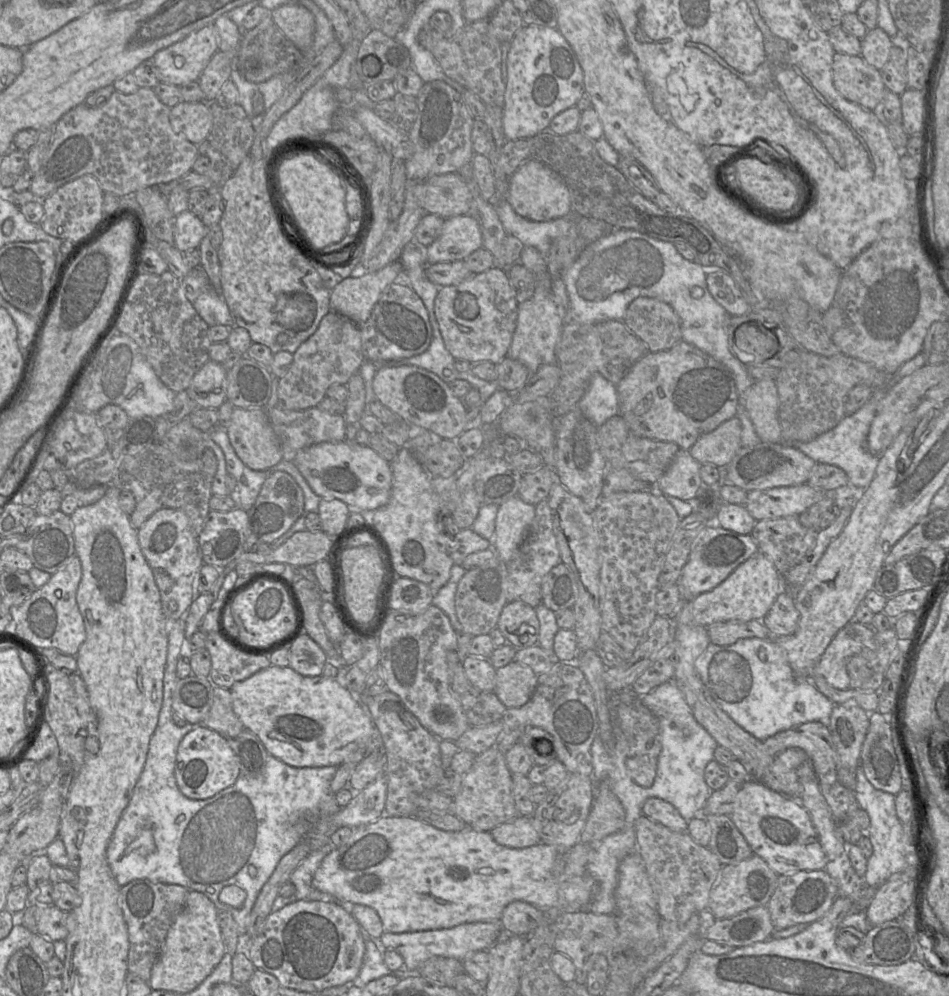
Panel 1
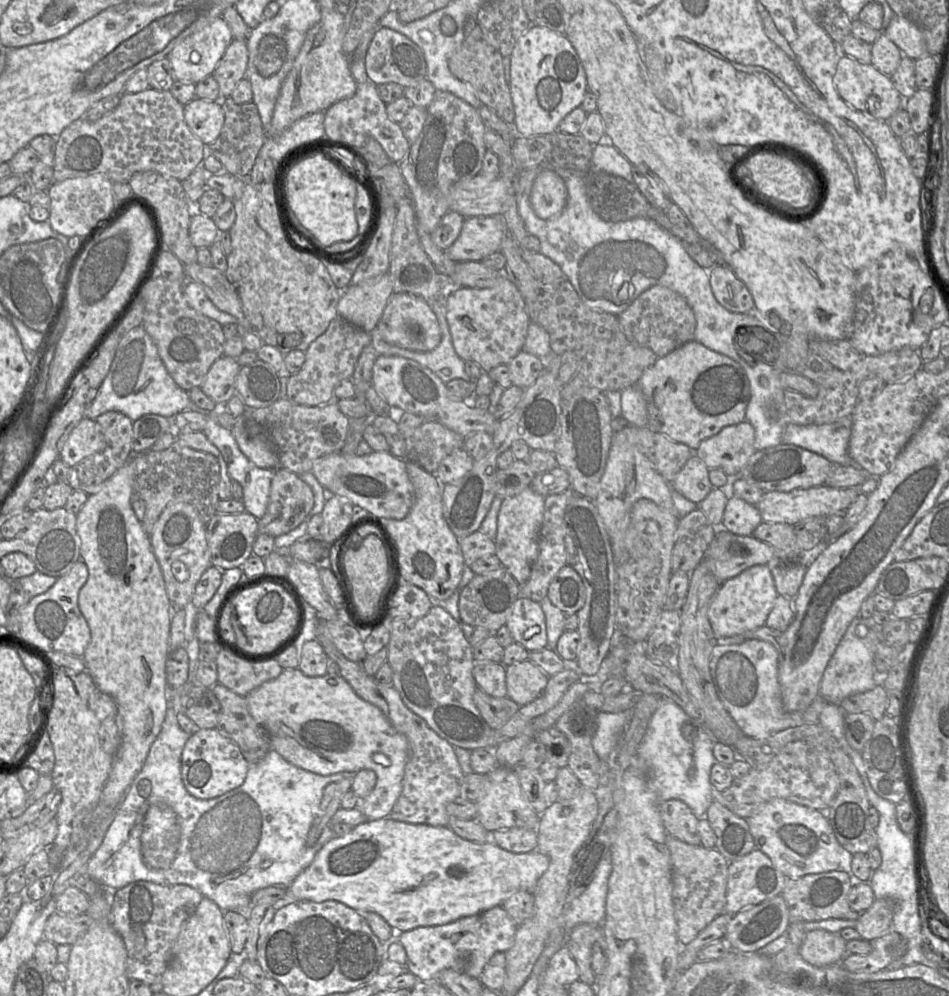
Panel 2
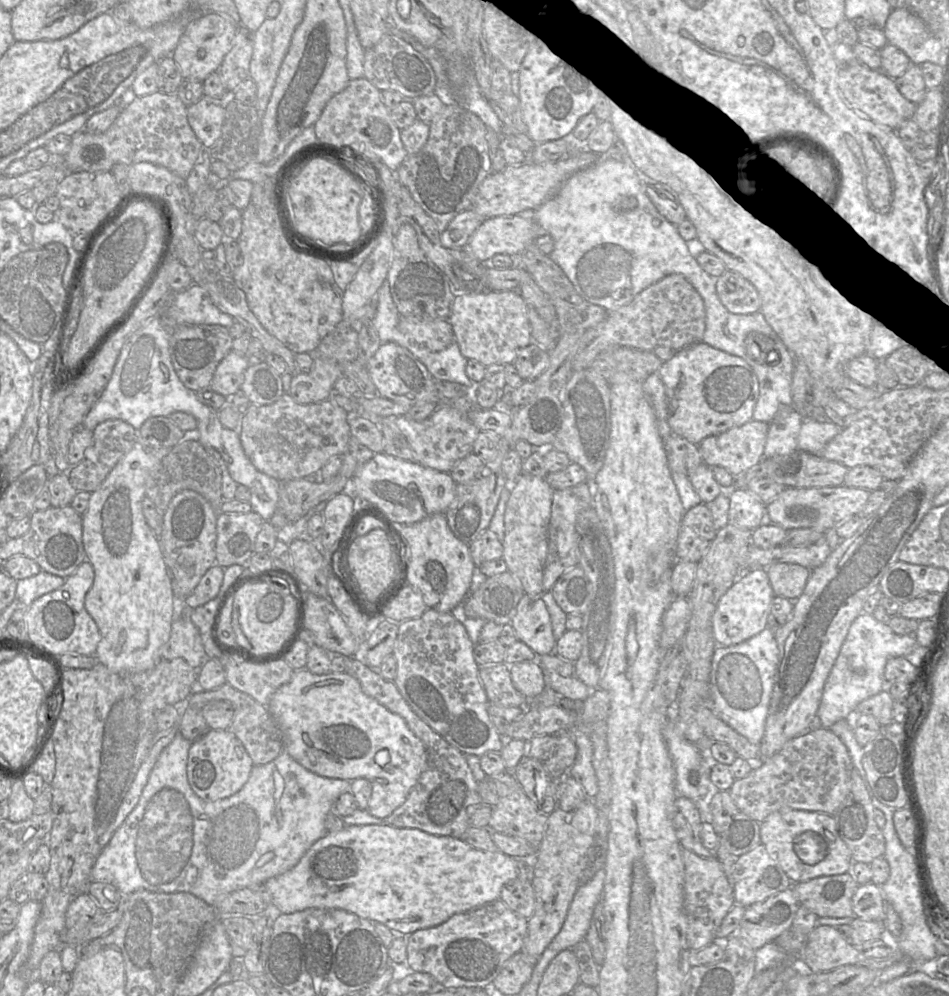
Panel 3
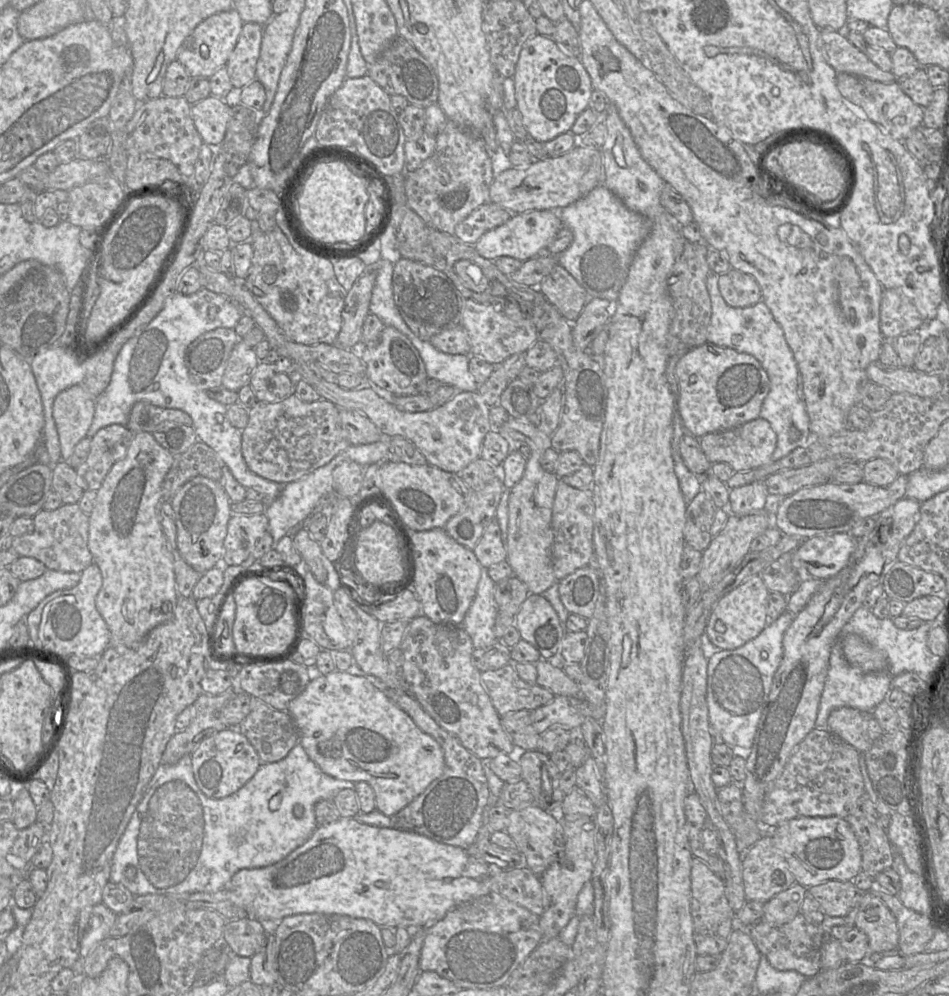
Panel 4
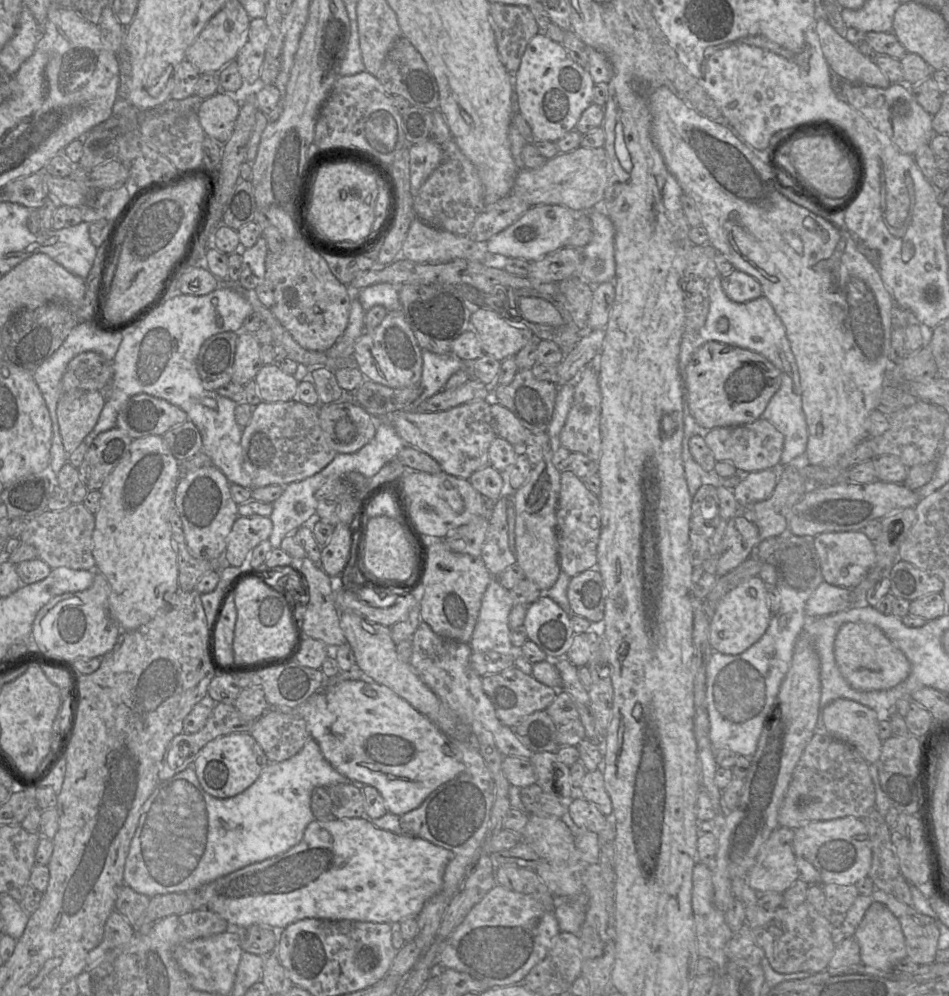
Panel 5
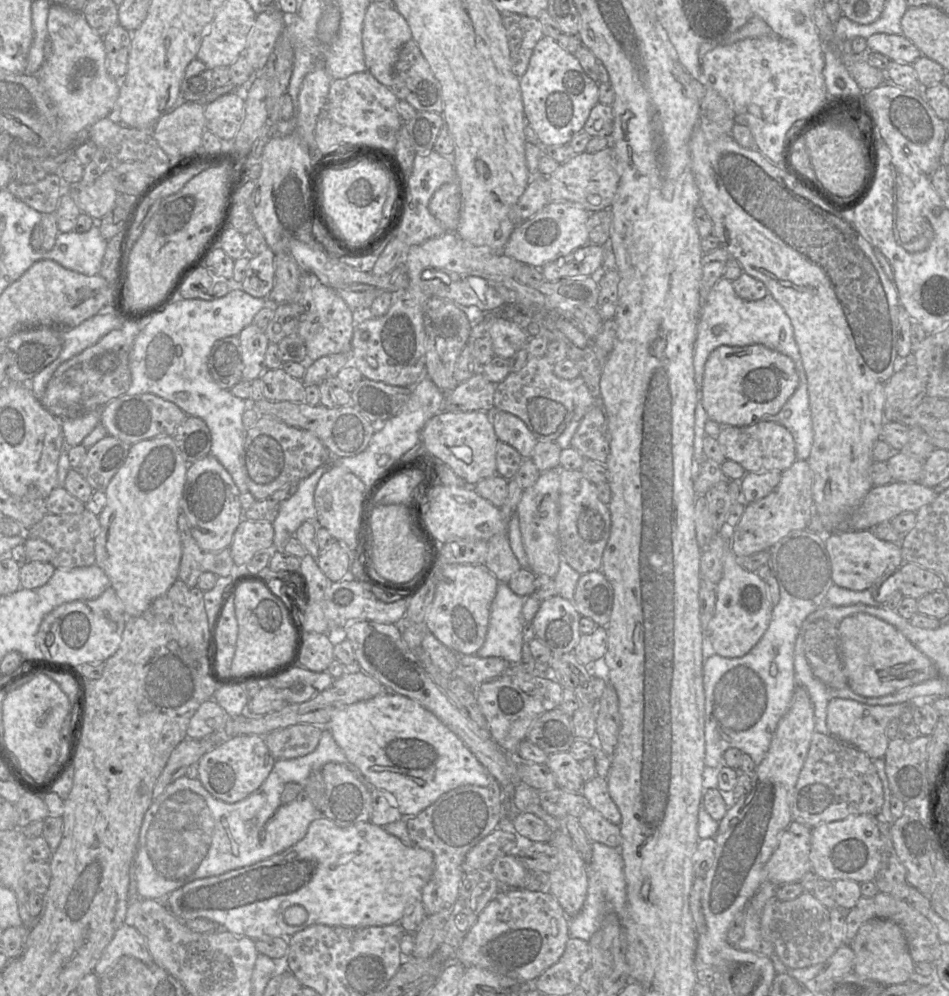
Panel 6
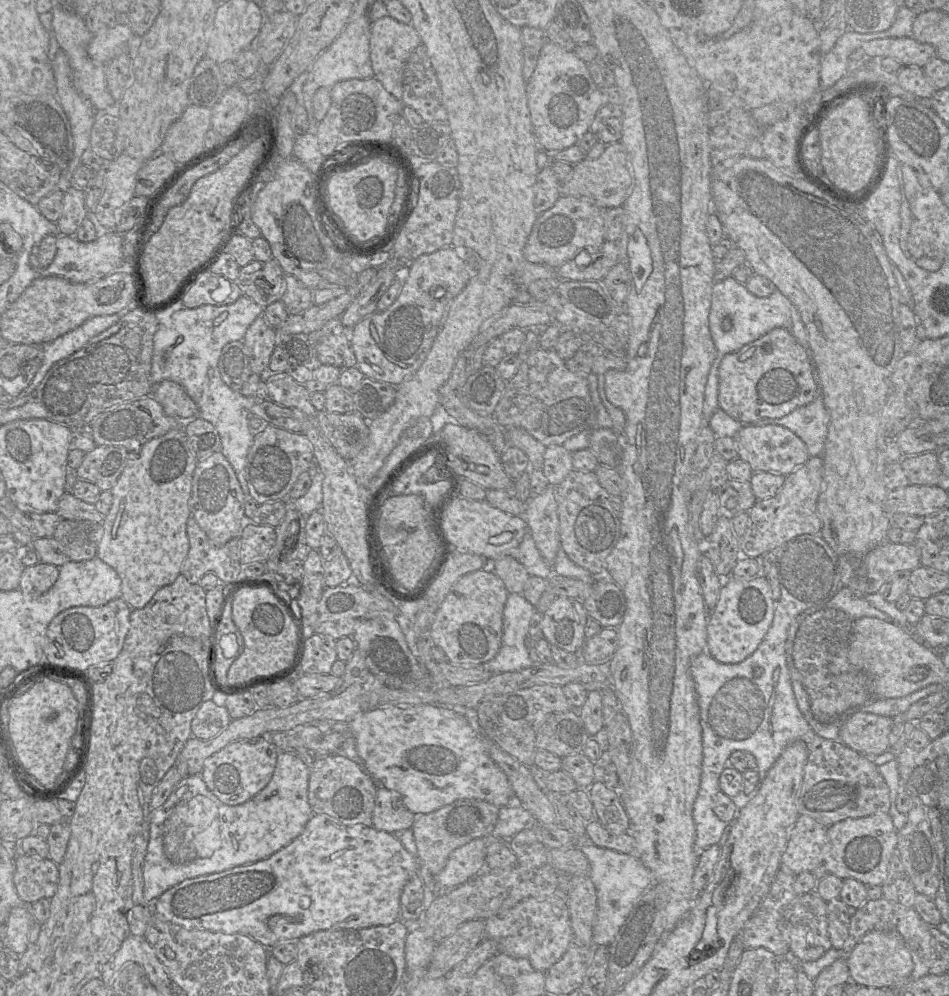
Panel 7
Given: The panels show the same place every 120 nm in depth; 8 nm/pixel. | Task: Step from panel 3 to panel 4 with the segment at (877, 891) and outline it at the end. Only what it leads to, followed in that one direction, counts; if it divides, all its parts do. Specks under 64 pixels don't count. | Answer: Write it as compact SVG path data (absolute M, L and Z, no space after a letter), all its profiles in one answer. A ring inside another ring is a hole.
M872 892L858 895L855 927L868 937L871 953L898 949L899 931L889 908Z

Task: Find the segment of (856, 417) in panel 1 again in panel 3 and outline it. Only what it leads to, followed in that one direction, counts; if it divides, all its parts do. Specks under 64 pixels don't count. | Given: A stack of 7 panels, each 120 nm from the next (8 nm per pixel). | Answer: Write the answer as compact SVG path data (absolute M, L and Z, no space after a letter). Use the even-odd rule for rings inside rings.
M803 419L797 439L797 449L820 455L823 448L840 433L842 428L831 422Z

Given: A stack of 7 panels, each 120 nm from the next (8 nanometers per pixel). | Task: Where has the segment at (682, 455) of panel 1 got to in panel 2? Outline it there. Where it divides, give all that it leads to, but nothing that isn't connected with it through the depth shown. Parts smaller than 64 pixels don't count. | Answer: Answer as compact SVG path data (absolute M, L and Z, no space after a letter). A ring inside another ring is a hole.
M692 454L670 486L688 500L698 504L713 488L708 472L709 468L704 462Z

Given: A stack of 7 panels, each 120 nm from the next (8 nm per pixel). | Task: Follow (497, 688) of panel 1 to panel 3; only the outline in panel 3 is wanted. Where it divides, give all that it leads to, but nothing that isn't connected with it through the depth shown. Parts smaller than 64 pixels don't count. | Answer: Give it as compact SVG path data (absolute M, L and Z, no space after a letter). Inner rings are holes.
M523 661L509 665L514 687L526 698L539 696L546 688L544 671L536 661Z

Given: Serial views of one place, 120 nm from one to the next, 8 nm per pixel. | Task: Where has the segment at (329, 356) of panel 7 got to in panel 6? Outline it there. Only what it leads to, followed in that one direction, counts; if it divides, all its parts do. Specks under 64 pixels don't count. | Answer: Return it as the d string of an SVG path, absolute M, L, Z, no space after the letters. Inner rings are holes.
M302 272L296 300L293 302L303 307L297 334L305 343L308 361L337 353L349 352L351 355L353 330L355 322L358 322L358 314L348 307L335 289L322 284L316 275Z

